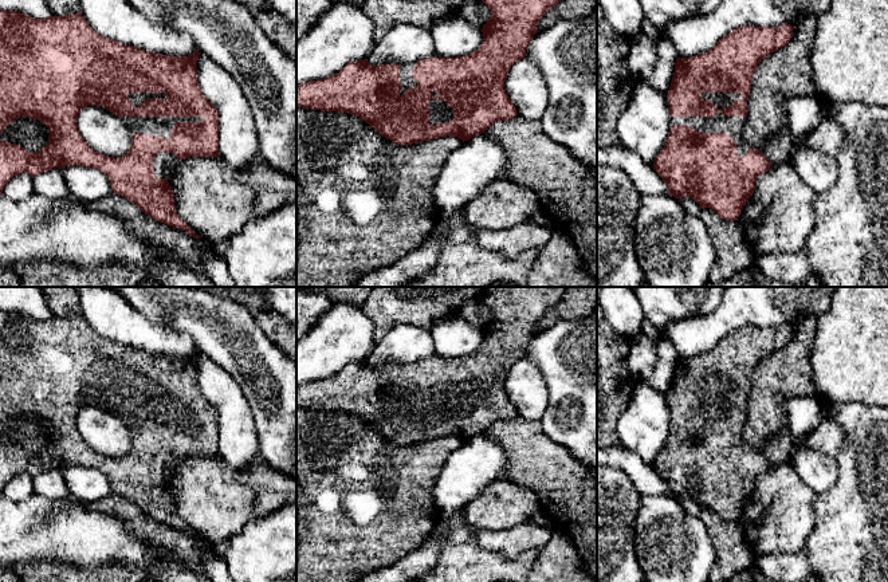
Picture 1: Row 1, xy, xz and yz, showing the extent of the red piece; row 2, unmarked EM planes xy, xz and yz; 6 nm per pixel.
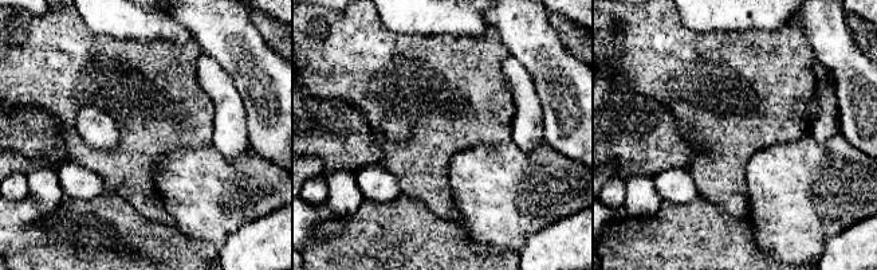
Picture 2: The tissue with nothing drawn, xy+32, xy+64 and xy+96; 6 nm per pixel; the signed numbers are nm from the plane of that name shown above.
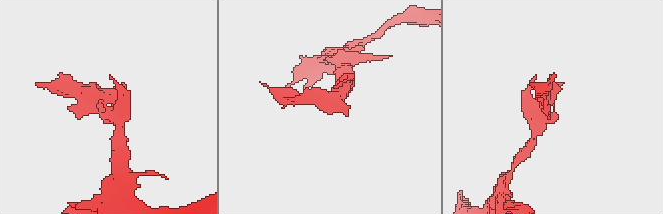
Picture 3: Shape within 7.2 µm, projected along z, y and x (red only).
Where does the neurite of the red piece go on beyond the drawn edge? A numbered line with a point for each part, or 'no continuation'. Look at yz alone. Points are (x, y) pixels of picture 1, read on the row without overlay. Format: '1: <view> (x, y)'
1: yz (734, 427)

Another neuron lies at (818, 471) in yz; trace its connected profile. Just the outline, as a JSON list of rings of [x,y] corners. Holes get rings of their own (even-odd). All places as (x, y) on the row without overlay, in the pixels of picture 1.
[[[791,397],[783,401],[787,416],[789,429],[794,447],[790,451],[790,457],[798,477],[810,487],[817,495],[830,489],[837,479],[837,463],[834,456],[816,452],[803,445],[803,440],[813,432],[820,422],[829,416],[828,405],[818,397]]]

